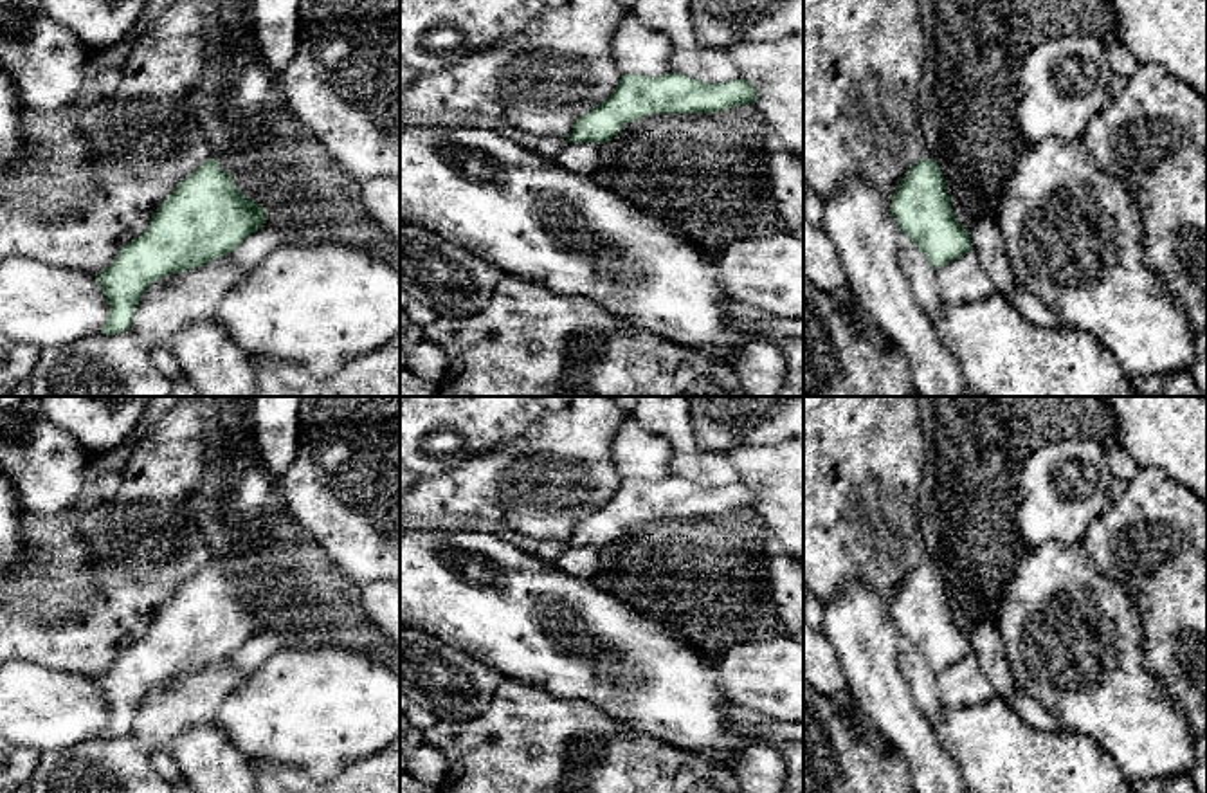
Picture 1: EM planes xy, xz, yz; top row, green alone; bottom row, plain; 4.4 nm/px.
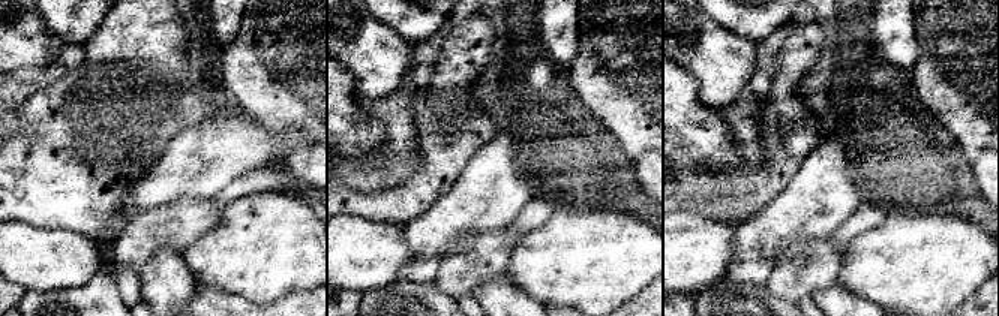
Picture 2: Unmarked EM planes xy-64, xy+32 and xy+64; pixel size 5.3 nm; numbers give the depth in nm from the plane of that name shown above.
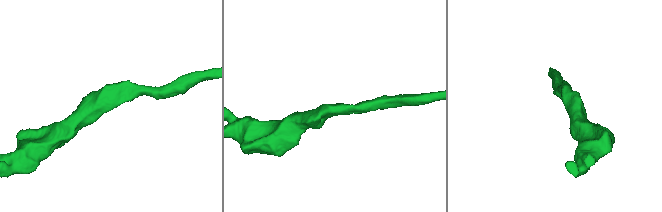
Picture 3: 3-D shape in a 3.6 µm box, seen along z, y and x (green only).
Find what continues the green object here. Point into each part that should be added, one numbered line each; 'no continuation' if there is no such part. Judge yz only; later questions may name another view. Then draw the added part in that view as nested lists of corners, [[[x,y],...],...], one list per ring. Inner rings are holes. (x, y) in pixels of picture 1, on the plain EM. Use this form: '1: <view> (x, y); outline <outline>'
no continuation

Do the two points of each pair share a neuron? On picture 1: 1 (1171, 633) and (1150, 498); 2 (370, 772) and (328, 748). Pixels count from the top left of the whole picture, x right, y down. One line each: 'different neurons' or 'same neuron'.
1: same neuron
2: different neurons

